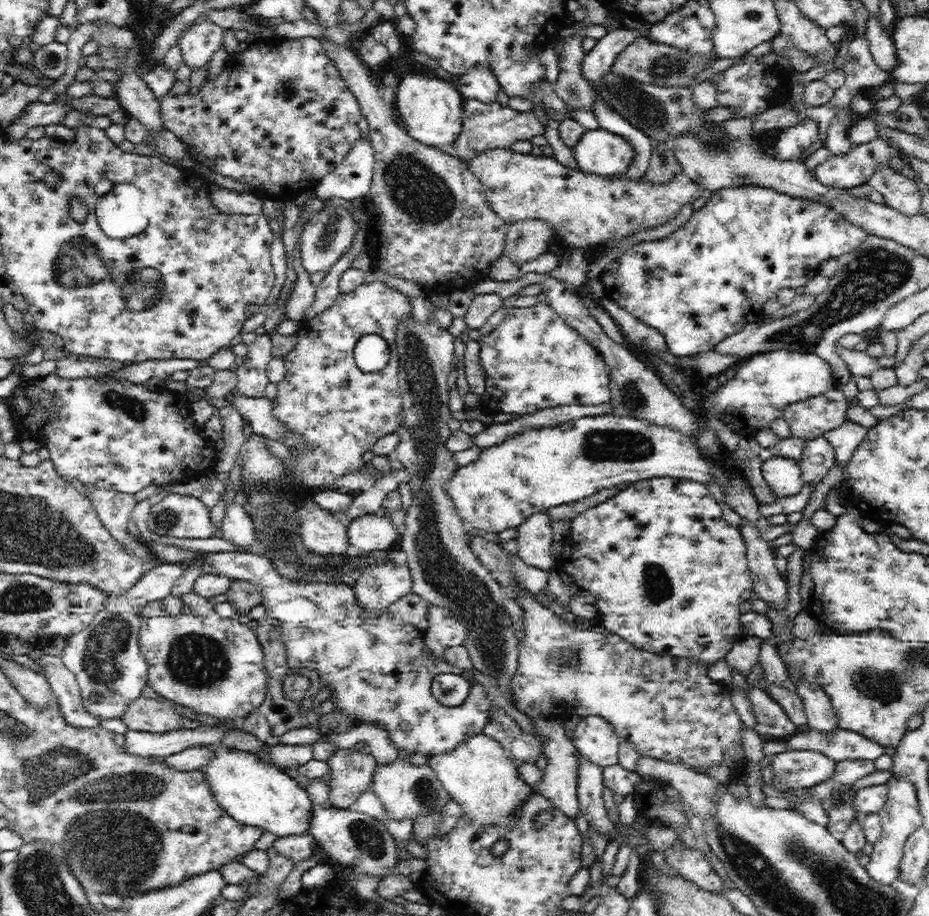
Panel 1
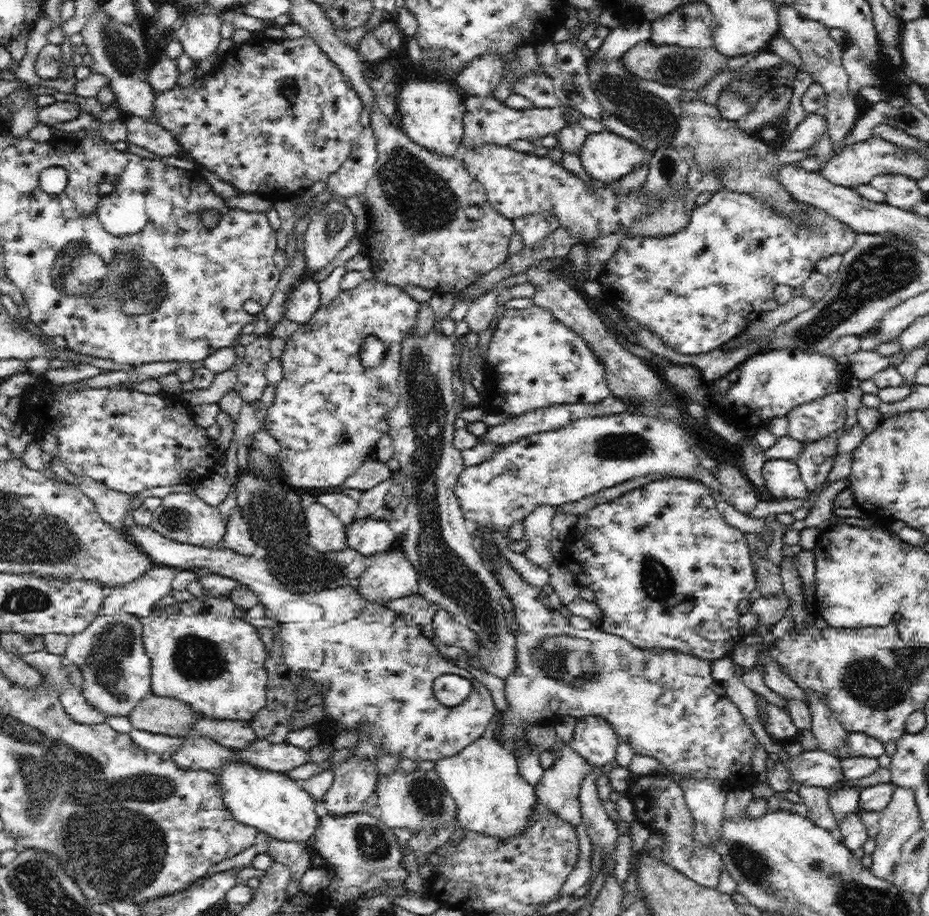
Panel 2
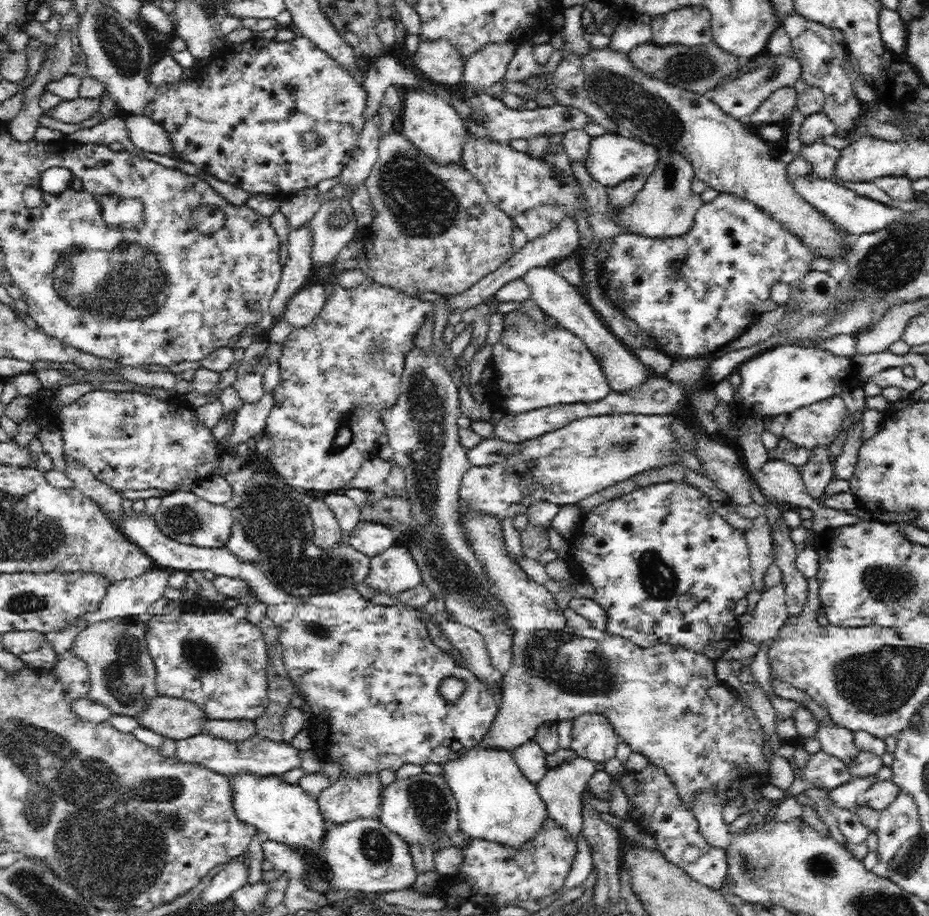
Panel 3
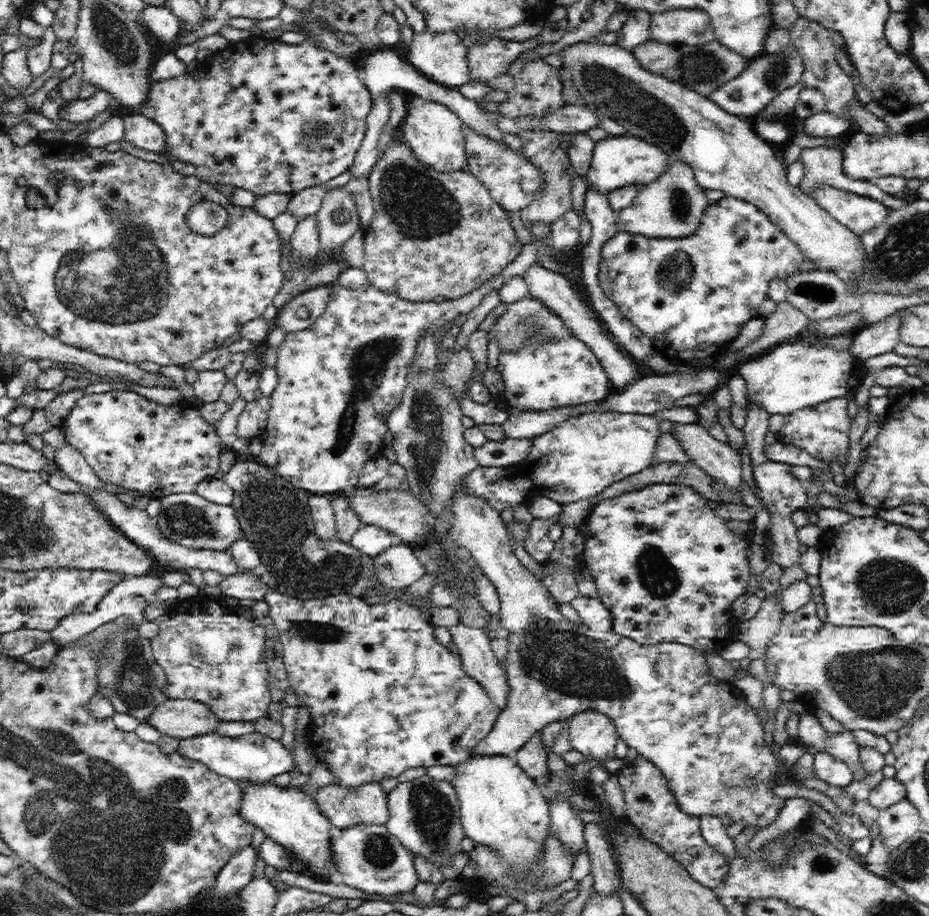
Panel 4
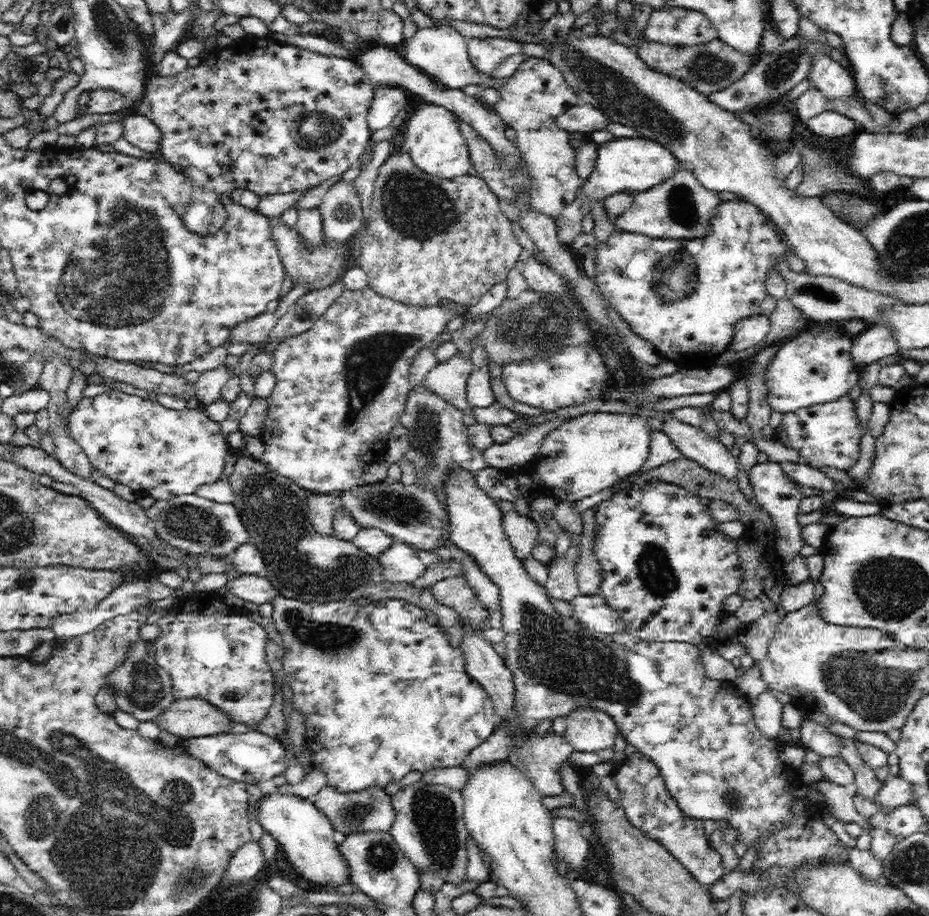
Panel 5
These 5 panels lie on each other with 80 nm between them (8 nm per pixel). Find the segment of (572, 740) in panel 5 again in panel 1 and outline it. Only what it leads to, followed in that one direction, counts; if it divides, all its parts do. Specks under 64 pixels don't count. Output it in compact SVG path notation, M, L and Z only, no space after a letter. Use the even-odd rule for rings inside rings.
M598 715L581 717L572 739L577 752L588 763L602 768L617 764L619 736L605 718Z

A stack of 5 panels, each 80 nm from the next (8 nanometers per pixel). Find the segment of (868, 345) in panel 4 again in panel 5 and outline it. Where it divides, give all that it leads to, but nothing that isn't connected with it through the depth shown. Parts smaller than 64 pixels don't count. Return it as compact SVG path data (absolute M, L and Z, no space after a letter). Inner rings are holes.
M870 324L866 332L855 336L850 348L854 366L866 366L892 355L898 355L894 337L879 324Z

